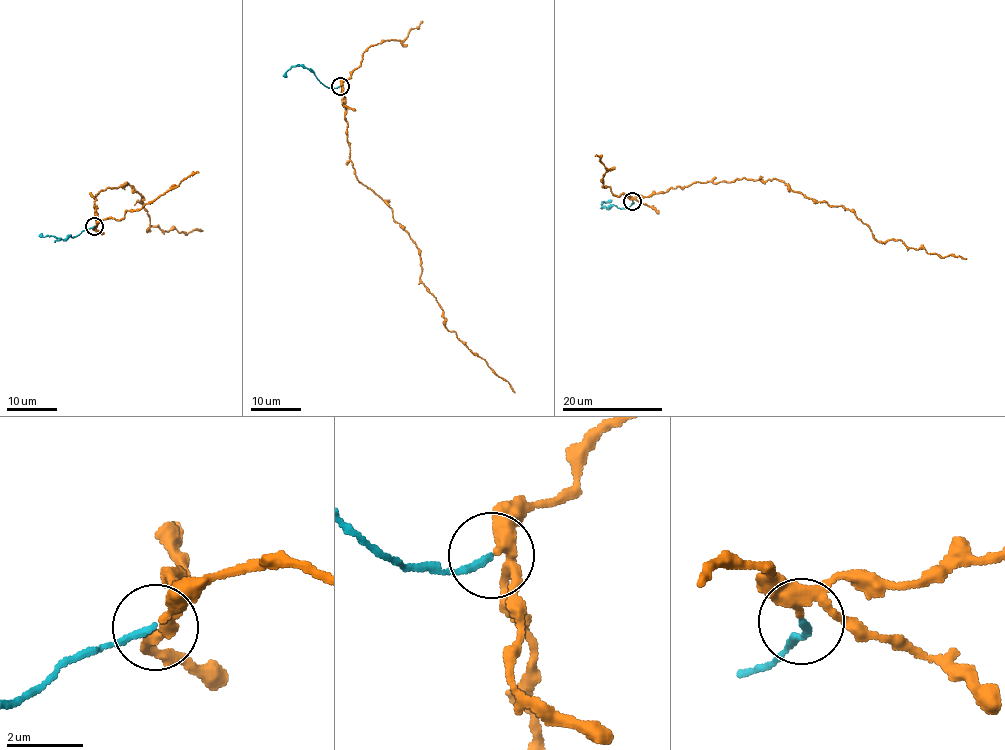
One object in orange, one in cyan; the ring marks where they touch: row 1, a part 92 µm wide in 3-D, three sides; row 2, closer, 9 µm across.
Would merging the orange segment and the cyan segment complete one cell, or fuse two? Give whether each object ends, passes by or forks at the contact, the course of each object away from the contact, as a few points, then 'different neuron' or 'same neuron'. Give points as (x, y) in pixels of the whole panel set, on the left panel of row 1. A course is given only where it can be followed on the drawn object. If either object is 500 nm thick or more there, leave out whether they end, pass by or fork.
orange passes by; cyan ends; course orange (95, 225), (93, 197), (127, 183), (142, 196), (147, 230), (203, 230); course cyan (94, 227), (76, 236), (58, 239), (40, 233); same neuron

